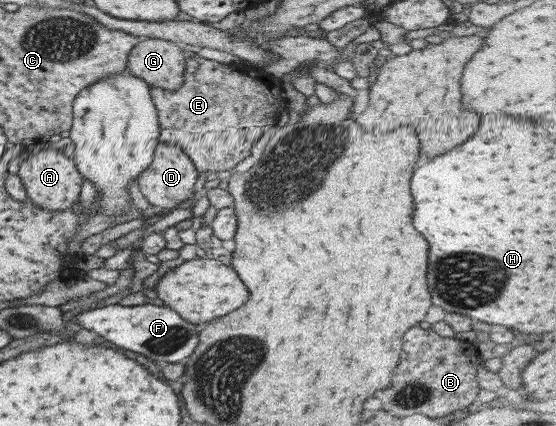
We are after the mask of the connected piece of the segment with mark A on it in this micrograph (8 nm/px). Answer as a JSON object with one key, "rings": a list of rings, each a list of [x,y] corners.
{"rings":[[[41,146],[34,147],[26,159],[19,162],[16,175],[31,203],[45,209],[45,212],[63,212],[79,197],[82,176],[75,169],[74,163],[59,151],[45,151]]]}

